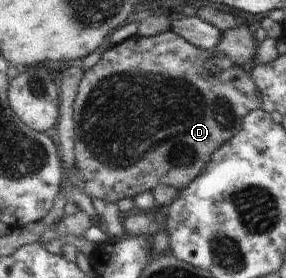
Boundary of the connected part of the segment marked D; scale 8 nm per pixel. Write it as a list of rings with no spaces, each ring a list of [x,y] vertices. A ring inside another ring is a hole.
[[[172,30],[159,33],[152,37],[142,37],[134,35],[124,40],[120,45],[114,44],[102,59],[93,67],[84,72],[82,80],[79,82],[78,93],[72,104],[74,118],[75,135],[75,169],[81,180],[81,191],[90,199],[99,197],[108,203],[116,203],[125,197],[134,198],[140,192],[154,189],[158,184],[172,185],[174,189],[183,190],[195,177],[204,171],[206,164],[210,161],[213,151],[216,151],[222,144],[230,141],[243,126],[243,117],[252,110],[260,110],[263,104],[261,93],[256,87],[254,80],[246,74],[243,68],[233,65],[221,73],[213,73],[206,68],[206,61],[213,52],[196,47],[182,36]],[[174,139],[174,155],[170,155],[170,141]]]

